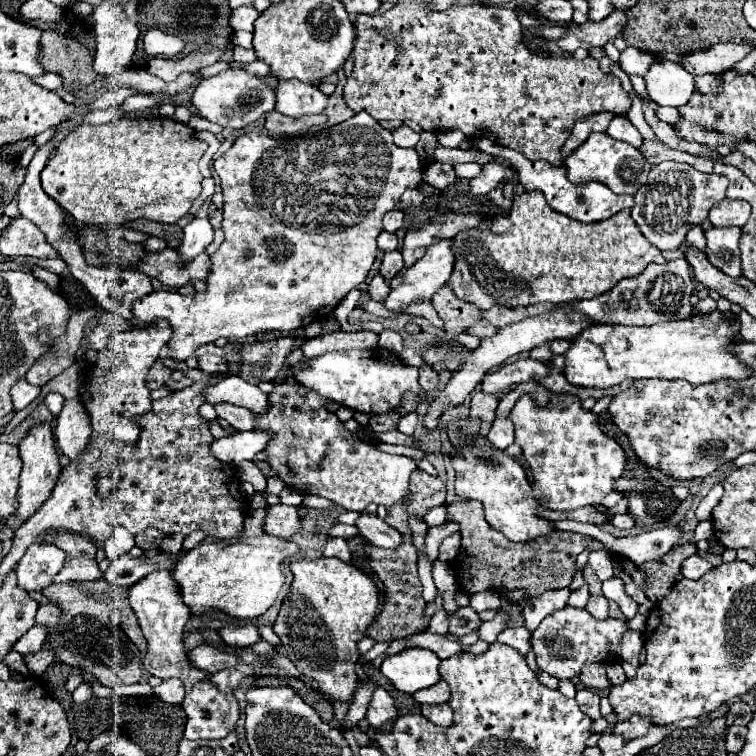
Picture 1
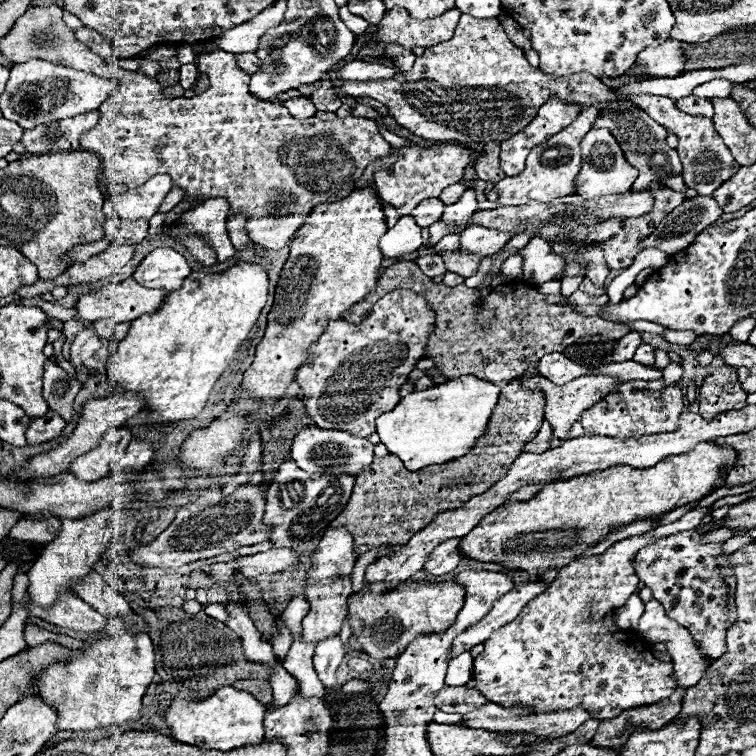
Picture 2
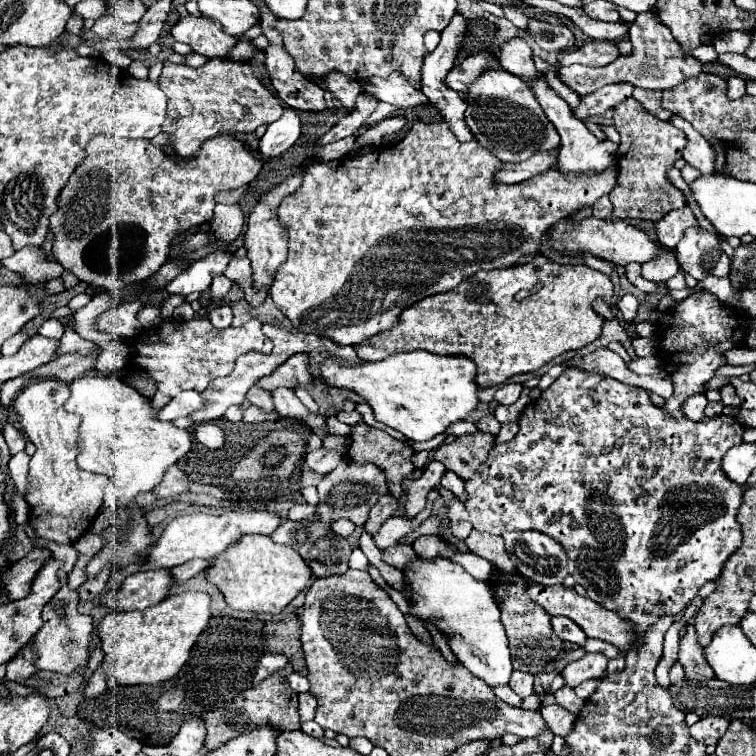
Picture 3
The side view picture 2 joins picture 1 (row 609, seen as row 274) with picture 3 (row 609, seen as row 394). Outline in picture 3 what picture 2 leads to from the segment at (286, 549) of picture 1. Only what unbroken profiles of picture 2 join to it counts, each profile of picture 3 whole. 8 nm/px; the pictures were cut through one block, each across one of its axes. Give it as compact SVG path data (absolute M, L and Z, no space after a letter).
M180 592L166 596L160 604L150 606L148 610L132 610L132 612L110 612L106 614L102 628L98 626L98 638L104 650L104 660L108 662L108 682L116 682L118 686L152 686L174 678L180 668L186 664L190 650L200 636L200 632L208 626L210 620L210 596L204 592Z

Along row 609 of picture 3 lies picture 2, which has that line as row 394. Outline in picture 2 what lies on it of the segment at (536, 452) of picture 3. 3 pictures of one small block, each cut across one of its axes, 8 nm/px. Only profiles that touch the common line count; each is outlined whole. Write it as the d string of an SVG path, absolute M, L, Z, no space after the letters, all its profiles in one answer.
M656 378L656 380L628 380L616 386L616 390L608 396L604 396L600 402L596 402L594 406L590 406L588 410L582 412L582 426L586 430L586 434L590 436L612 436L620 442L624 440L638 440L642 436L652 436L652 434L664 434L664 432L674 432L678 428L678 420L680 414L684 412L684 392L686 388L682 388L682 384L674 384L674 386L666 386L664 378Z

